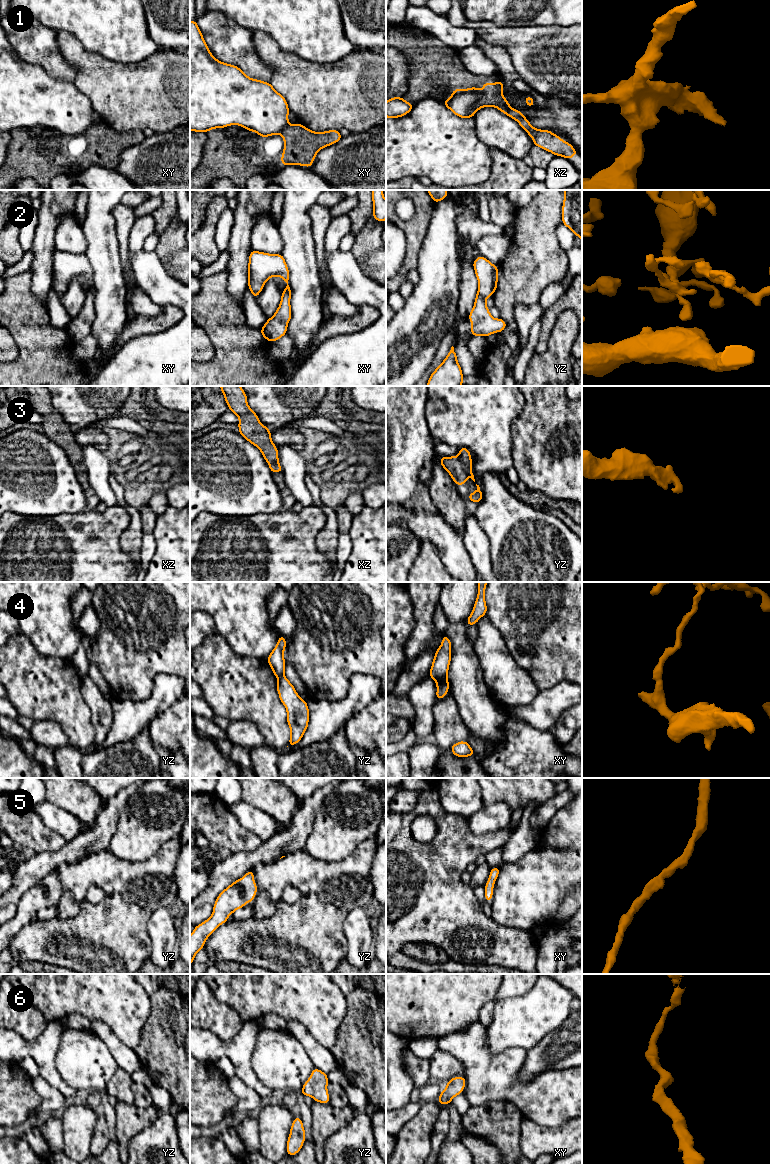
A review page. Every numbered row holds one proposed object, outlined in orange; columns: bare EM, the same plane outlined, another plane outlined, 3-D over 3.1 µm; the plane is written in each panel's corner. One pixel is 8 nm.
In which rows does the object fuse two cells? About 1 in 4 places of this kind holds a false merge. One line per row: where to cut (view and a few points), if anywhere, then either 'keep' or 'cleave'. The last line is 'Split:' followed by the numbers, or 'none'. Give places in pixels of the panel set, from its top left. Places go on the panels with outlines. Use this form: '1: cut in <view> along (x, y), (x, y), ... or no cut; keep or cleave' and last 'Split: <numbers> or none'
1: cut in xz along (482, 92), (473, 113); cleave
2: no cut; keep
3: no cut; keep
4: cut in xy along (446, 676), (436, 681); cleave
5: no cut; keep
6: no cut; keep
Split: 1, 4

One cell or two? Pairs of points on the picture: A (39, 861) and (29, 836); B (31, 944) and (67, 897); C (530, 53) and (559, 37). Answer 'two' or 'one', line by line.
A: two
B: two
C: one

